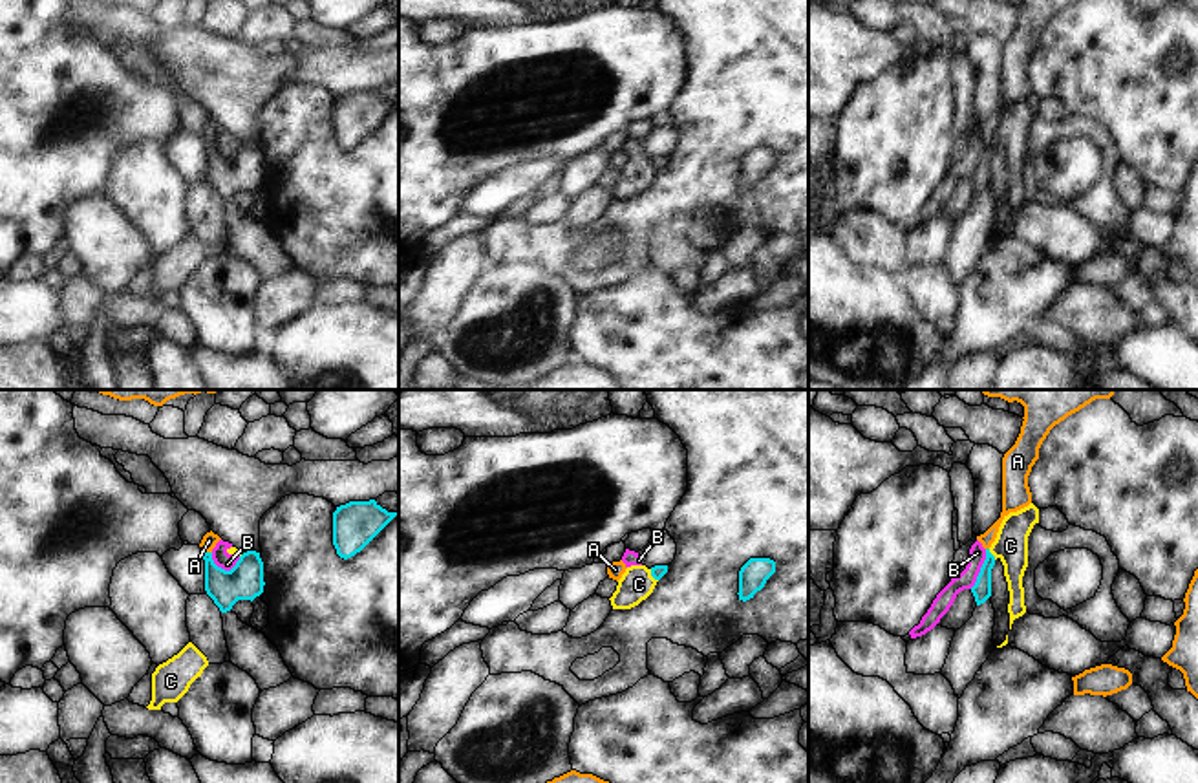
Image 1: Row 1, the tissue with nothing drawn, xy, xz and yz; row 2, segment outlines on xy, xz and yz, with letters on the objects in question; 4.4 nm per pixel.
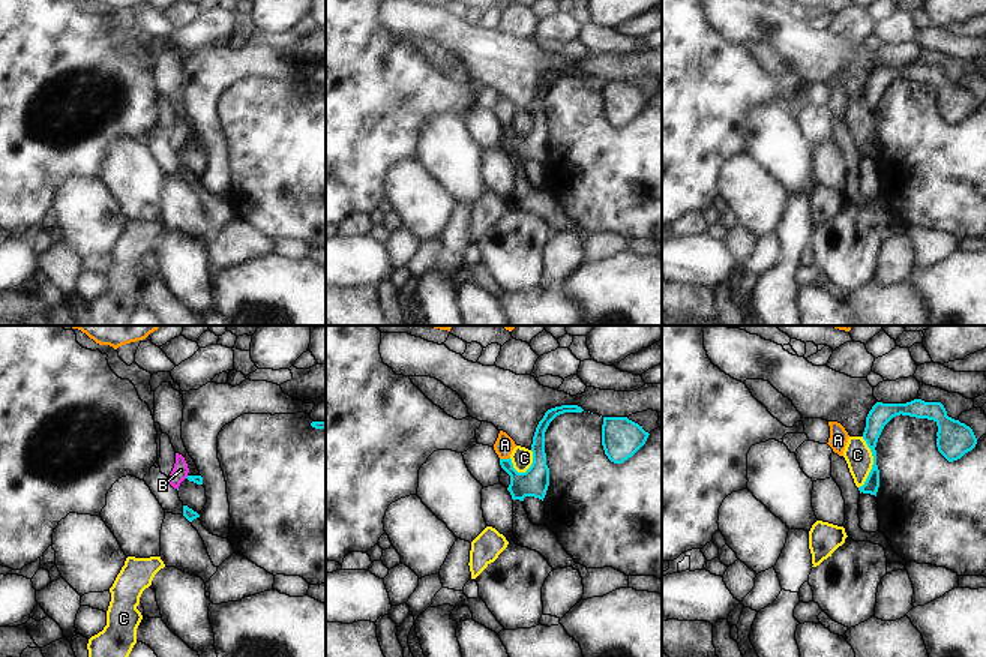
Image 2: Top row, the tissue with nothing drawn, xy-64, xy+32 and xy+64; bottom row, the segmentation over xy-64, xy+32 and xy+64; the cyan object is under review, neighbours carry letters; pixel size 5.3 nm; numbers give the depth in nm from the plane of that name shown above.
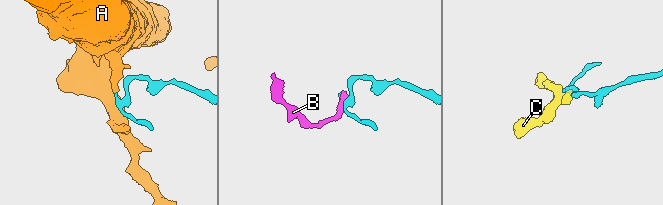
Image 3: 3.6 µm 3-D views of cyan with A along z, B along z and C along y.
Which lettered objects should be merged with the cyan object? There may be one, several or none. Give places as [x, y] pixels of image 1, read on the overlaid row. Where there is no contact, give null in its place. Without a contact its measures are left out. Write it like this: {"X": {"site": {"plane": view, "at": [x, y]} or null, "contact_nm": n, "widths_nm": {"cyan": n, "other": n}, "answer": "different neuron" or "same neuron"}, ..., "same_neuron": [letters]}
{"A": {"site": {"plane": "xy", "at": [207, 553]}, "contact_nm": 40, "widths_nm": {"cyan": 160, "other": 70}, "answer": "same neuron"}, "B": {"site": {"plane": "xy", "at": [224, 569]}, "contact_nm": 140, "widths_nm": {"cyan": 160, "other": 80}, "answer": "different neuron"}, "C": {"site": {"plane": "yz", "at": [992, 555]}, "contact_nm": 60, "widths_nm": {"cyan": 80, "other": 150}, "answer": "different neuron"}, "same_neuron": ["A"]}

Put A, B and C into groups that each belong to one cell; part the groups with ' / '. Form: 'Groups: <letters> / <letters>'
Groups: A / B C

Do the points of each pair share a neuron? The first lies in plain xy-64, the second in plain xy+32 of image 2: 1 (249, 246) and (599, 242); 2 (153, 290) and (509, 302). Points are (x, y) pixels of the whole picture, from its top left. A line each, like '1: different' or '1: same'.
1: different
2: same

